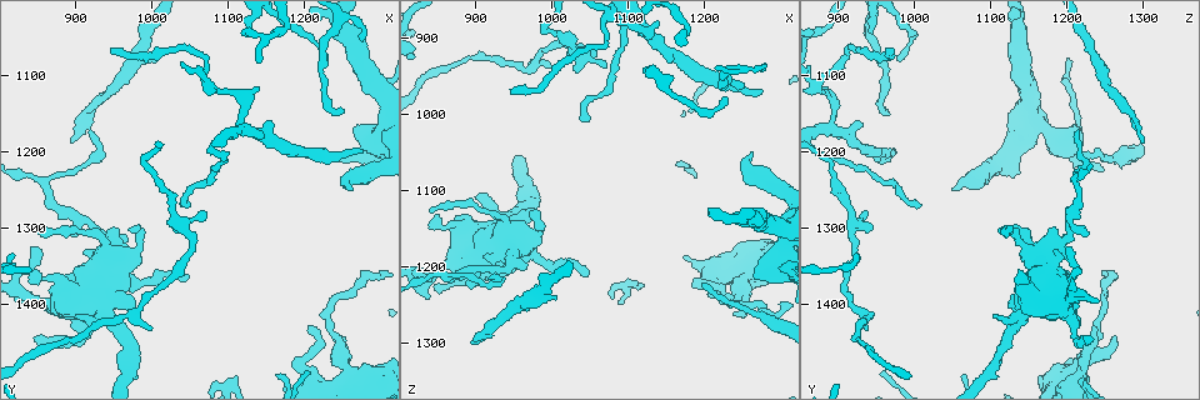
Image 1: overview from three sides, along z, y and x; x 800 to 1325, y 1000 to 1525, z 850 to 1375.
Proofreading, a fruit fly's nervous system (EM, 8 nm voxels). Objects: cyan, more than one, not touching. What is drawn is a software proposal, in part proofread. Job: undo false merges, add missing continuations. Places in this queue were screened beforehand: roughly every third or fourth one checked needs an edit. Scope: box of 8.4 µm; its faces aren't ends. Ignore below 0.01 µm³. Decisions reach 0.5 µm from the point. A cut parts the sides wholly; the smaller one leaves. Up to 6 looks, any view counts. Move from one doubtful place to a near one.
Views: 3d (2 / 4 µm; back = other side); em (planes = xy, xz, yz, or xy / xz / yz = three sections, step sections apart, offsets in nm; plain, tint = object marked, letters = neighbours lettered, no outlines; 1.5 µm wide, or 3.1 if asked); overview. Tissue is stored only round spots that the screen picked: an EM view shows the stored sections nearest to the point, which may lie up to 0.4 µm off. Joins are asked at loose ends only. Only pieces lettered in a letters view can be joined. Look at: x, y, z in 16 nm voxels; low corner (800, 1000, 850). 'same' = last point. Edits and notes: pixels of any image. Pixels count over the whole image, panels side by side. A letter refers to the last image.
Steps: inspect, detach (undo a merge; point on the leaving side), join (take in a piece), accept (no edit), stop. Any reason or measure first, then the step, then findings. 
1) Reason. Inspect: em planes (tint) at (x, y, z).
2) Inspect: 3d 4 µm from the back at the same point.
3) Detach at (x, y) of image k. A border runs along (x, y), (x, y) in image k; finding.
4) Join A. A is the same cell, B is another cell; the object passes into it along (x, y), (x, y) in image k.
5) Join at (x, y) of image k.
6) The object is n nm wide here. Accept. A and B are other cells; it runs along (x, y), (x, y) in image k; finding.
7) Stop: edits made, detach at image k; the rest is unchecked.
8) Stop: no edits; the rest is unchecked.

Free end. Inspect: em xy step 8 (letters) at (1070, 1280, 940).

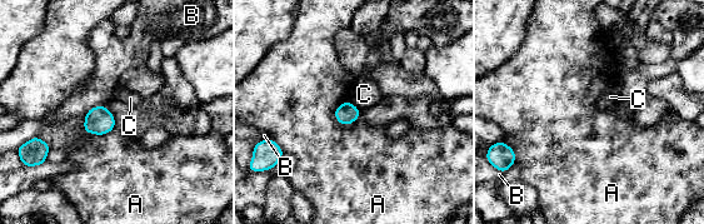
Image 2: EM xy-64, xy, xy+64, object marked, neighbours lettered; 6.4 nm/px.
Inspect: em planes (letters) at the same point.

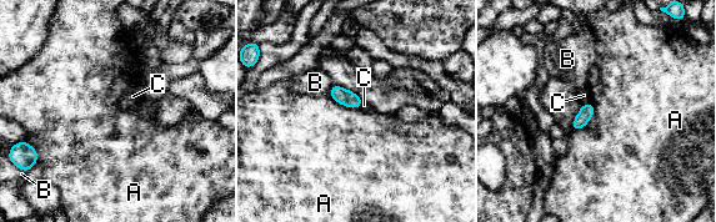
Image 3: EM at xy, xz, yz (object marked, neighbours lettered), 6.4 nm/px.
The object is 90 nm wide here. Accept. A, B and C are other cells; a border runs along (594, 105), (591, 119), (572, 131) in image 3; none of them fits.

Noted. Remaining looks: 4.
Branch stops here. Inspect: 3d 4 µm at (890, 1305, 1225).

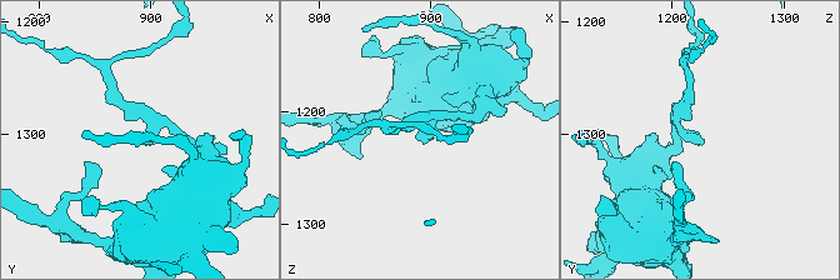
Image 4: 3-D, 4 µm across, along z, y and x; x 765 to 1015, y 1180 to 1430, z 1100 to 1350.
Inspect: em planes (letters) at (890, 1310, 1226).

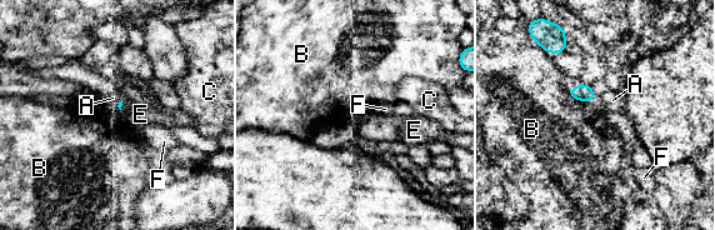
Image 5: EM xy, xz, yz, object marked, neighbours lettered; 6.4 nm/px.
Accept. A, B, C, E and F are other cells; a border runs along (540, 46), (549, 53) in image 5; none of them fits.

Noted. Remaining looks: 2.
Free end. Inspect: em yz step 4 (tint) at (1270, 1200, 970).

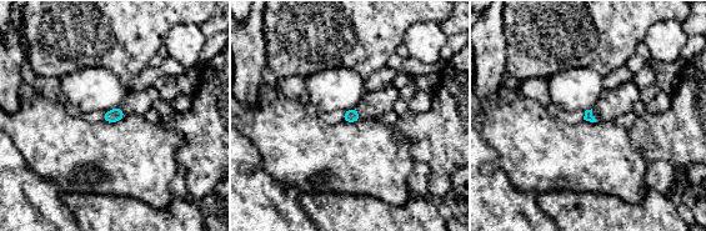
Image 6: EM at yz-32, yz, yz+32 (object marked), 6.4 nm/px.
See the neighbours. Inspect: em yz step 4 (letters) at the same point.

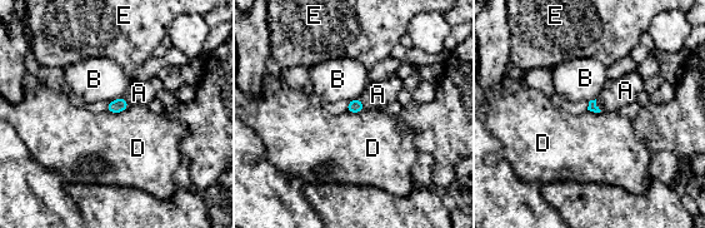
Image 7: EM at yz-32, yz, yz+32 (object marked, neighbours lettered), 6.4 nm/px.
Join A. A is the same cell, B, D and E are other cells; the object passes into it along (593, 107), (596, 105), (625, 90) in image 7; the cell continues.

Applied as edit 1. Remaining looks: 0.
Stop: edits made, join at image 7; the rest is unchecked.

